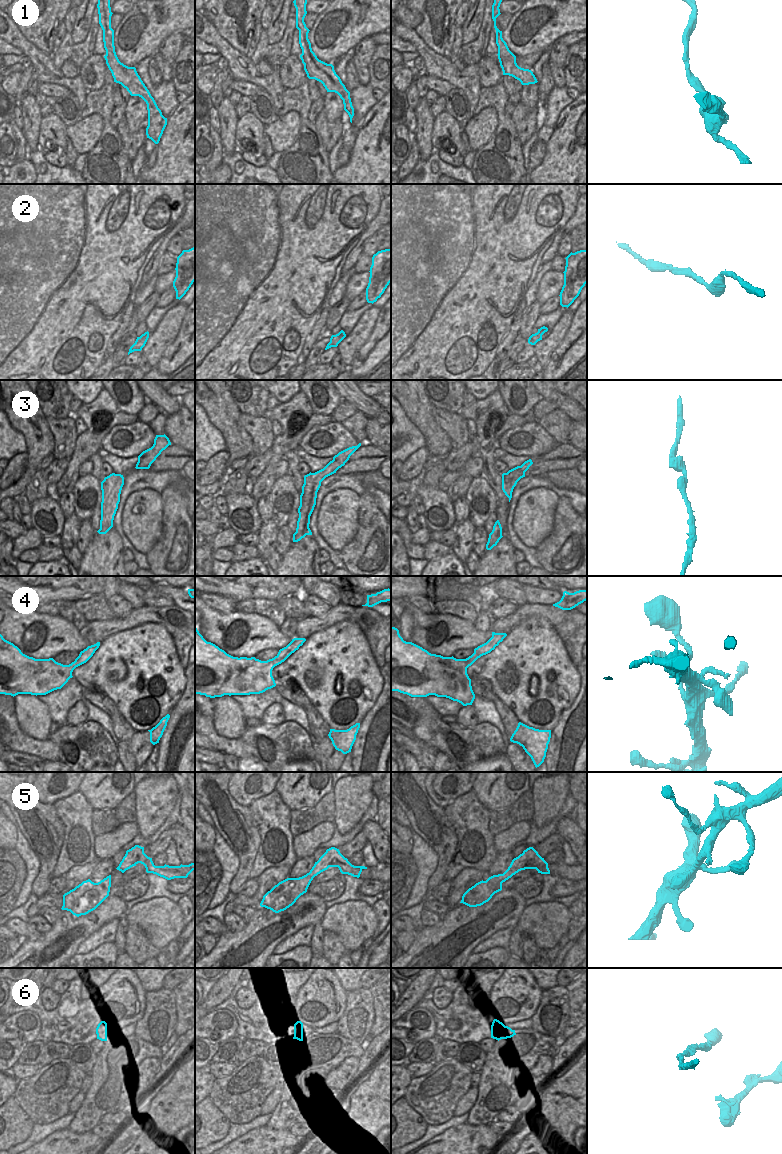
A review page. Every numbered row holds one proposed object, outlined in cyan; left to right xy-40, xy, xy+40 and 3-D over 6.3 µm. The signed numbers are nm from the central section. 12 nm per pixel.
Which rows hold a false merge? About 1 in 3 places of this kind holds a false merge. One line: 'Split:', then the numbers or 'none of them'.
Split: 1

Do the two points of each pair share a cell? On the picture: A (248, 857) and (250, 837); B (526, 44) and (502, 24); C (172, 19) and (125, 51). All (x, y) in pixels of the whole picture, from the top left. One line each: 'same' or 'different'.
A: same
B: different
C: same

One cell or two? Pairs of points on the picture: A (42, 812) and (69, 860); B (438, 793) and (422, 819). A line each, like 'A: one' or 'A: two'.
A: two
B: two

